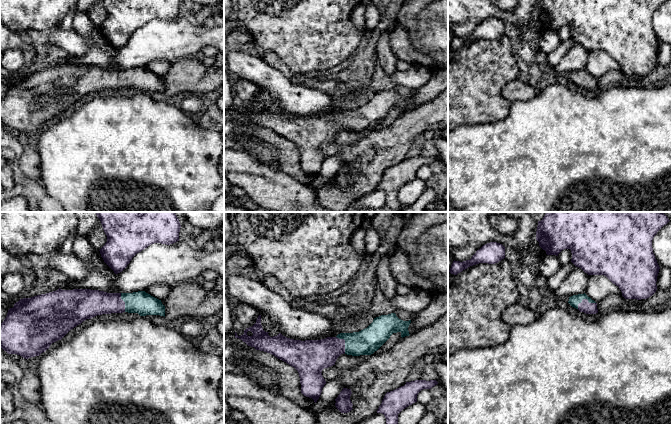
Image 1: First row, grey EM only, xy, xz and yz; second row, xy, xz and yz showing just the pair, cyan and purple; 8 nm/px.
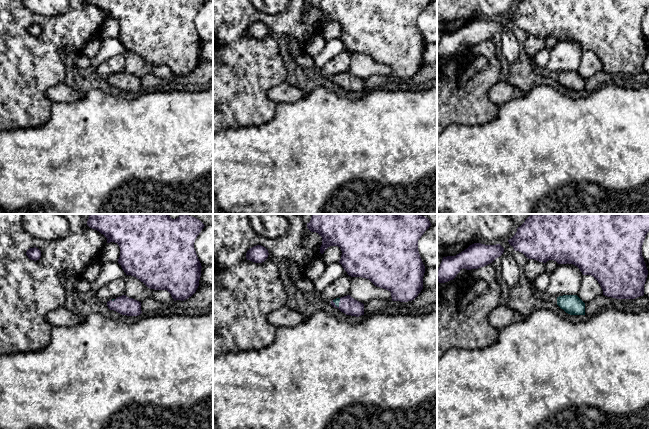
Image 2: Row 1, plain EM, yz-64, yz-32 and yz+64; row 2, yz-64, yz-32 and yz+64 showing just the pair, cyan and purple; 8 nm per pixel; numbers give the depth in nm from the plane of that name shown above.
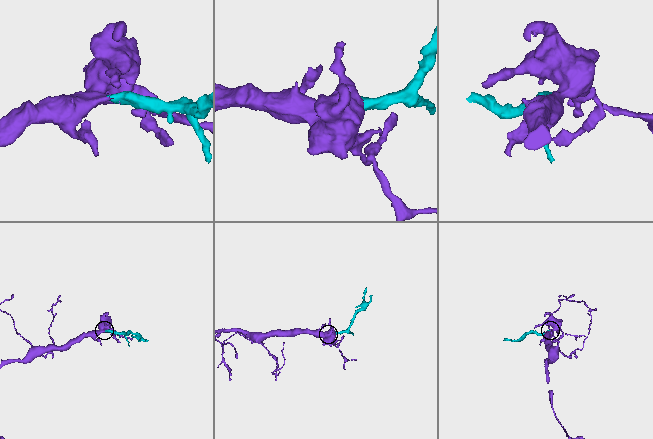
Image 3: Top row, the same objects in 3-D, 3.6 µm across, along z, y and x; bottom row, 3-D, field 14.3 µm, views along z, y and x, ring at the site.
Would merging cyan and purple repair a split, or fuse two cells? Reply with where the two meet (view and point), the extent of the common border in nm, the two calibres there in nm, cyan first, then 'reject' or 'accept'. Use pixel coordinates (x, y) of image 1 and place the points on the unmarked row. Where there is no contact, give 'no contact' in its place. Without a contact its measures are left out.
contact yz (584, 74); length 160 nm; calibres 90 and 100 nm; accept

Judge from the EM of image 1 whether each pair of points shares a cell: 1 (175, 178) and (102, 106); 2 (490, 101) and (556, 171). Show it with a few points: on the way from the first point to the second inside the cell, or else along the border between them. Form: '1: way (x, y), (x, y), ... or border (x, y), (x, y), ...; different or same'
1: way (156, 162), (120, 123); same
2: border (512, 103), (504, 119), (483, 123); different

